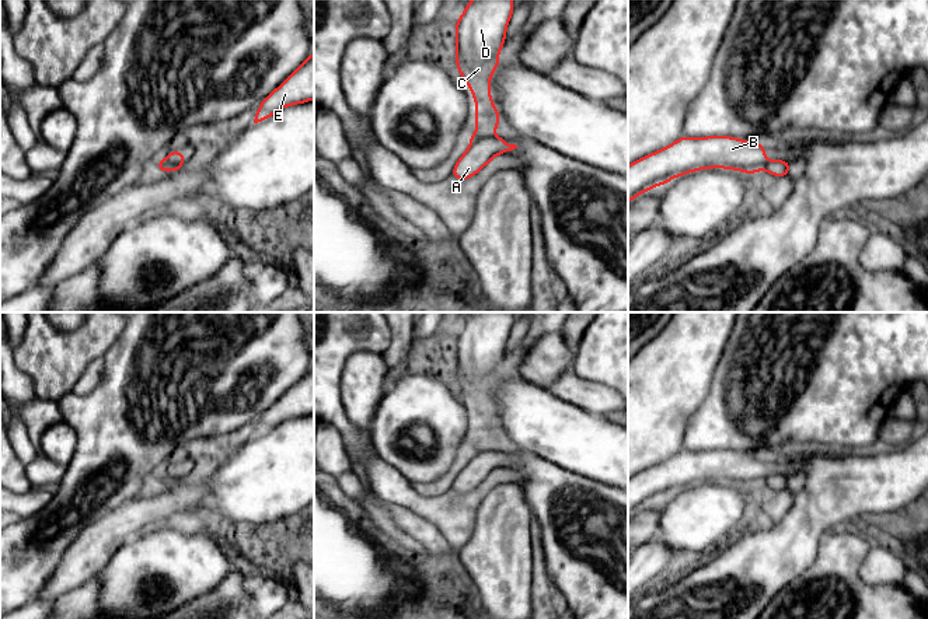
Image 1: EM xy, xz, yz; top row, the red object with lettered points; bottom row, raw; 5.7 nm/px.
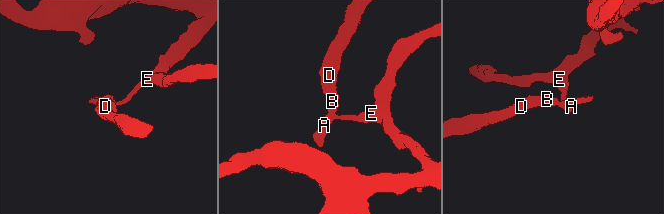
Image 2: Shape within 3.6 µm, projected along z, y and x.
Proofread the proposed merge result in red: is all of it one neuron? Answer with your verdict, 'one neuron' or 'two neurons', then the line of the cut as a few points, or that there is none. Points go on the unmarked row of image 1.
two neurons; cut xy (164, 474), (168, 478), (181, 481)

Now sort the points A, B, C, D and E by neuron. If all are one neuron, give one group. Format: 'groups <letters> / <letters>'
groups A E / B C D

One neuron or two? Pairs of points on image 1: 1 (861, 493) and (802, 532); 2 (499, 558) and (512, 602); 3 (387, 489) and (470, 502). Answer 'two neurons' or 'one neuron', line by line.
1: one neuron
2: one neuron
3: one neuron

